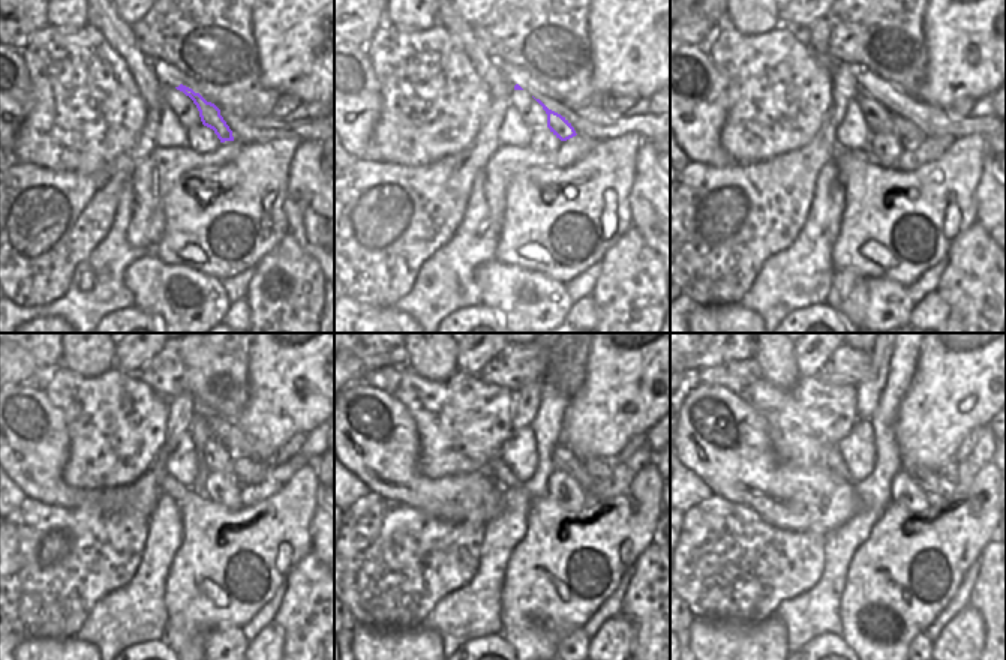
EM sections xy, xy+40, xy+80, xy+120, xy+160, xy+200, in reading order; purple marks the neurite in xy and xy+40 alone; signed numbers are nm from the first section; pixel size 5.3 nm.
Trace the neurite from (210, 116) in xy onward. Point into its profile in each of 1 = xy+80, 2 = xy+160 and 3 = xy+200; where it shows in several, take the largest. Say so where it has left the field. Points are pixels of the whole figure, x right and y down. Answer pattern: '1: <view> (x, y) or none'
1: xy+80 (907, 134)
2: xy+160 (601, 468)
3: xy+200 (951, 468)

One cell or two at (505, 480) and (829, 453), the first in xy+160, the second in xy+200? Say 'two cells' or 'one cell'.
one cell

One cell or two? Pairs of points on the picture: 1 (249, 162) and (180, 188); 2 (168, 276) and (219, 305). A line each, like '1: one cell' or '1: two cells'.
1: one cell
2: one cell

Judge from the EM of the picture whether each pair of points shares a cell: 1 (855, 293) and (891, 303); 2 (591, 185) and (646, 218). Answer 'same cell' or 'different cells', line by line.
1: same cell
2: different cells

